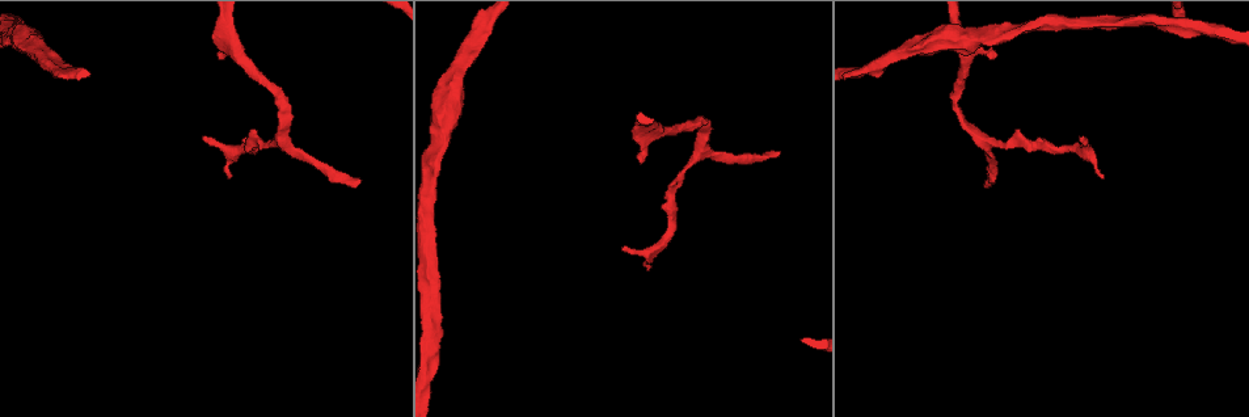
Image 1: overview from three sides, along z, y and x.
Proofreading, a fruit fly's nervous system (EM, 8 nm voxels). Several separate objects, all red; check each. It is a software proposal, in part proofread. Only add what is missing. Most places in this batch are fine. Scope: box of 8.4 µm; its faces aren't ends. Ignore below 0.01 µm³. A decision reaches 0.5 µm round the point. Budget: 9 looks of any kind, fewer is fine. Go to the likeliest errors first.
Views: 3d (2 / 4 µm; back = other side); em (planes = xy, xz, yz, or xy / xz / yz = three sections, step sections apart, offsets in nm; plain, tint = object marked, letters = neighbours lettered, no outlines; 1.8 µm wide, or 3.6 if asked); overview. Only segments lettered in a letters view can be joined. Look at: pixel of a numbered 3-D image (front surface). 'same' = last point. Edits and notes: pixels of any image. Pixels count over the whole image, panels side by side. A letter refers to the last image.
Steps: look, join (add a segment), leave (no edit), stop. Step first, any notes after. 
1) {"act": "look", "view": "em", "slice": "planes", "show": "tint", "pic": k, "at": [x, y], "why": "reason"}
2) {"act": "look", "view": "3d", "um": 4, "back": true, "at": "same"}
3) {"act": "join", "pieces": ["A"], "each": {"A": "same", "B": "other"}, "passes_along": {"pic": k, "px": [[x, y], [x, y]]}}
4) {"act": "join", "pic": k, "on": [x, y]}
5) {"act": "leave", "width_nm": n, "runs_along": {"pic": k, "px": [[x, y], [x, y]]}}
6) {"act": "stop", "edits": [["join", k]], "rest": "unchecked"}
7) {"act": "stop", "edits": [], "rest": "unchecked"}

{"act": "look", "view": "em", "slice": "xz", "step": 8, "show": "letters", "pic": 1, "at": [359, 183], "why": "an open end"}

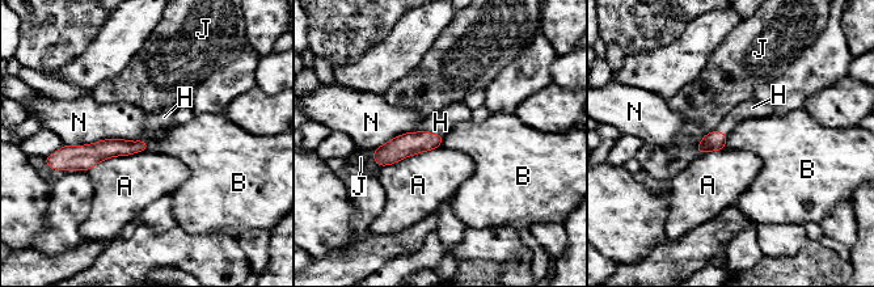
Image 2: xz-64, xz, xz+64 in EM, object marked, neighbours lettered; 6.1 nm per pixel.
{"act": "look", "view": "em", "slice": "yz", "step": 16, "show": "letters", "at": "same", "why": "cut it another way"}

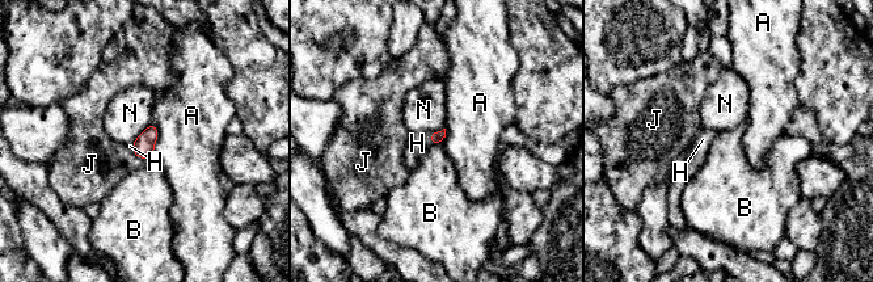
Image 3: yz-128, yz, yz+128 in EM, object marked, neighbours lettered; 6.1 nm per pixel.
{"act": "join", "pieces": ["H"], "each": {"A": "other", "B": "other", "H": "same", "J": "other", "N": "other"}, "found": "the neuron continues"}

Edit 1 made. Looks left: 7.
{"act": "look", "view": "3d", "um": 4, "pic": 1, "at": [990, 58]}

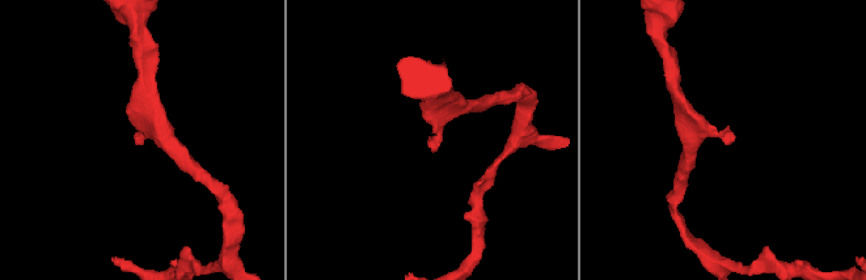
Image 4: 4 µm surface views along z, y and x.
{"act": "look", "view": "em", "slice": "xy", "step": 8, "show": "letters", "pic": 4, "at": [138, 138], "why": "shape alone is not enough"}

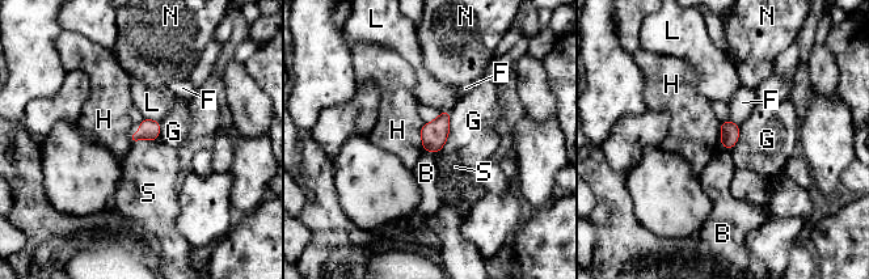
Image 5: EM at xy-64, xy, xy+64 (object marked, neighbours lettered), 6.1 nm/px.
{"act": "look", "view": "em", "slice": "planes", "show": "letters", "at": "same", "why": "cut it another way"}

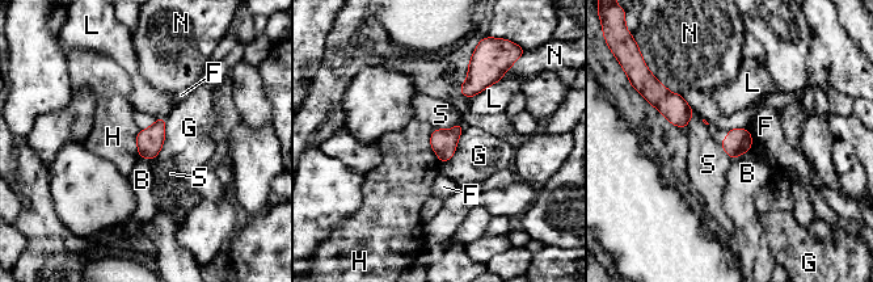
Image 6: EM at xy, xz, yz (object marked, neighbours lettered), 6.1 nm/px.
{"act": "leave", "longest_contact_nm": ["G", 260], "each": {"B": "other", "F": "other", "G": "other", "H": "other", "L": "other", "N": "other", "S": "other"}, "border": {"pic": 6, "px": [[433, 129], [430, 147], [441, 163]]}, "found": "none of them fits"}

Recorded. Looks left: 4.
{"act": "look", "view": "em", "slice": "planes", "show": "letters", "pic": 1, "at": [919, 44], "why": "calibre changes"}

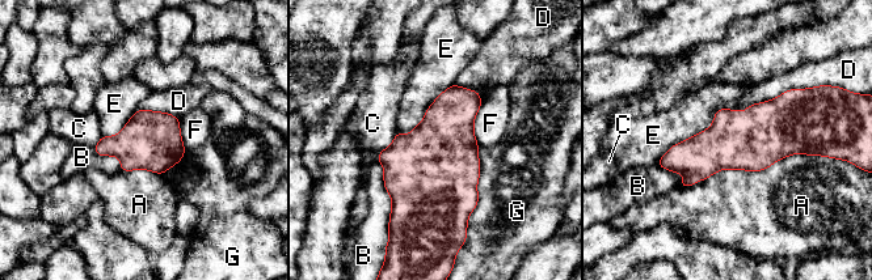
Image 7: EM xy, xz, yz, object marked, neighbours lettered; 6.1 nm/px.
{"act": "leave", "each": {"A": "other", "B": "other", "C": "other", "D": "other", "E": "other", "F": "other", "G": "other"}, "found": "none of them fits"}

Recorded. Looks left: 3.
{"act": "stop", "edits": [["join", 3]], "rest": "unchecked"}

